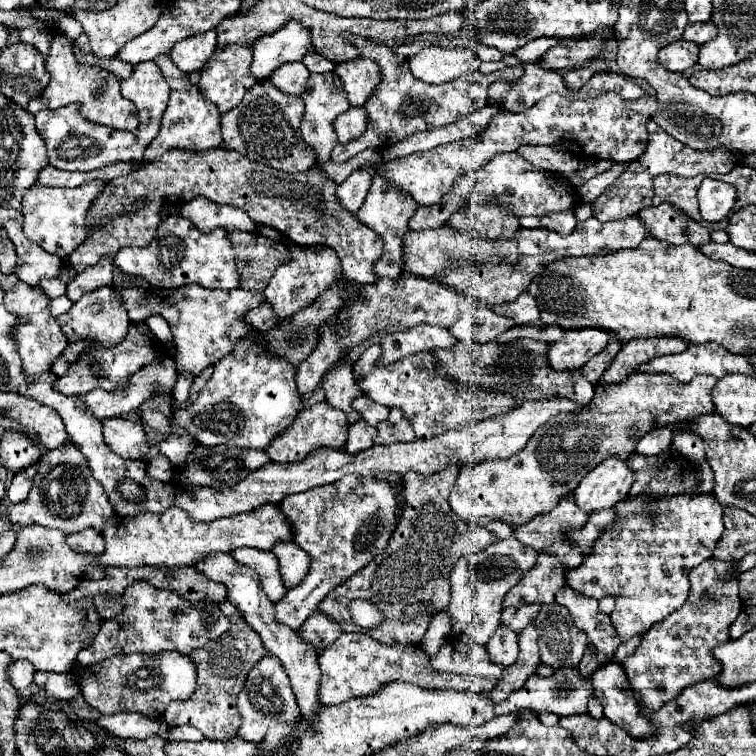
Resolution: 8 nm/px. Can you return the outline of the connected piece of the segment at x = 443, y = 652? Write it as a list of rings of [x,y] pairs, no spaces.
[[[458,640],[446,642],[436,656],[430,658],[430,666],[438,672],[452,672],[452,674],[474,674],[484,678],[500,678],[504,666],[492,664],[484,646],[474,642],[464,644]]]

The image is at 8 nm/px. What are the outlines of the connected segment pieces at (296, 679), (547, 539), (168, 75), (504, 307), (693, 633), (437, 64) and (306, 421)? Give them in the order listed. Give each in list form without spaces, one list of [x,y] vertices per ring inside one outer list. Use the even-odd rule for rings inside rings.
[[[208,554],[208,558],[200,558],[192,566],[198,572],[206,574],[206,578],[226,586],[228,600],[244,614],[246,622],[258,632],[266,650],[282,660],[282,664],[284,664],[284,668],[290,676],[290,684],[292,684],[292,690],[294,690],[294,694],[298,698],[298,706],[300,706],[300,720],[292,722],[290,726],[270,726],[266,738],[258,746],[262,746],[262,750],[274,750],[274,746],[278,746],[278,742],[282,742],[282,736],[286,738],[286,734],[290,734],[290,730],[294,730],[294,726],[302,726],[302,722],[306,722],[306,718],[310,718],[310,714],[314,714],[314,710],[318,710],[318,706],[322,706],[318,702],[318,678],[320,678],[318,654],[294,630],[290,630],[288,626],[278,624],[274,620],[274,604],[264,594],[264,590],[260,586],[260,580],[258,580],[258,574],[252,568],[234,562],[234,558],[230,558],[230,554]]]
[[[566,496],[550,514],[542,514],[534,518],[534,522],[514,528],[514,536],[524,544],[532,546],[534,550],[550,550],[562,560],[564,568],[570,570],[582,564],[584,554],[582,550],[568,552],[574,546],[566,546],[566,530],[574,530],[574,526],[584,526],[586,518],[588,514],[584,514],[572,502],[572,498]],[[562,552],[568,552],[568,554],[562,554]]]
[[[169,55],[158,56],[156,64],[162,70],[162,74],[164,74],[164,78],[172,90],[170,90],[170,106],[164,112],[160,134],[146,148],[144,160],[152,162],[152,160],[160,158],[166,150],[172,150],[172,148],[194,150],[194,152],[206,152],[206,150],[220,148],[222,146],[222,134],[220,134],[220,112],[218,112],[218,108],[212,102],[204,100],[200,90],[190,82],[190,78],[184,72],[180,72],[176,68],[176,64],[172,62]]]
[[[522,292],[518,296],[518,300],[508,302],[508,304],[498,304],[492,310],[500,316],[512,318],[518,324],[530,324],[530,322],[538,320],[538,314],[540,314],[538,306],[536,306],[536,300],[528,292]]]
[[[708,558],[704,564],[696,566],[690,572],[690,596],[682,608],[678,608],[670,618],[654,624],[642,638],[640,646],[622,660],[622,668],[630,678],[630,686],[638,704],[646,706],[646,710],[658,710],[666,702],[674,700],[682,688],[696,684],[700,680],[710,680],[718,674],[720,666],[712,658],[712,648],[716,644],[730,640],[730,626],[742,612],[742,602],[738,598],[738,582],[726,580],[722,582],[736,562],[722,562]]]
[[[426,48],[408,60],[412,74],[428,84],[456,80],[480,68],[480,58],[470,48]]]
[[[318,402],[312,408],[302,410],[298,420],[282,436],[272,440],[272,444],[270,444],[270,448],[266,452],[270,454],[270,458],[274,462],[280,462],[280,464],[284,464],[284,462],[300,462],[312,450],[316,450],[320,446],[326,446],[326,448],[332,448],[332,450],[342,450],[344,442],[346,442],[346,436],[348,436],[346,414],[342,410],[330,408],[326,402]]]

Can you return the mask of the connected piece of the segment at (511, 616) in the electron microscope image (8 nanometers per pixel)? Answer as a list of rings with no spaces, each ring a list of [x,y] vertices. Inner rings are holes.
[[[534,602],[530,606],[518,606],[518,608],[506,608],[502,610],[502,624],[512,628],[514,632],[522,632],[536,616],[538,616],[540,604]]]

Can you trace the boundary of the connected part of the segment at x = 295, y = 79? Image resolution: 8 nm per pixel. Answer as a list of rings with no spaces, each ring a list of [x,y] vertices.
[[[288,62],[288,64],[282,64],[278,70],[274,70],[268,76],[268,82],[272,82],[274,88],[278,88],[286,94],[300,96],[302,90],[306,88],[308,76],[310,76],[310,72],[302,62]]]

